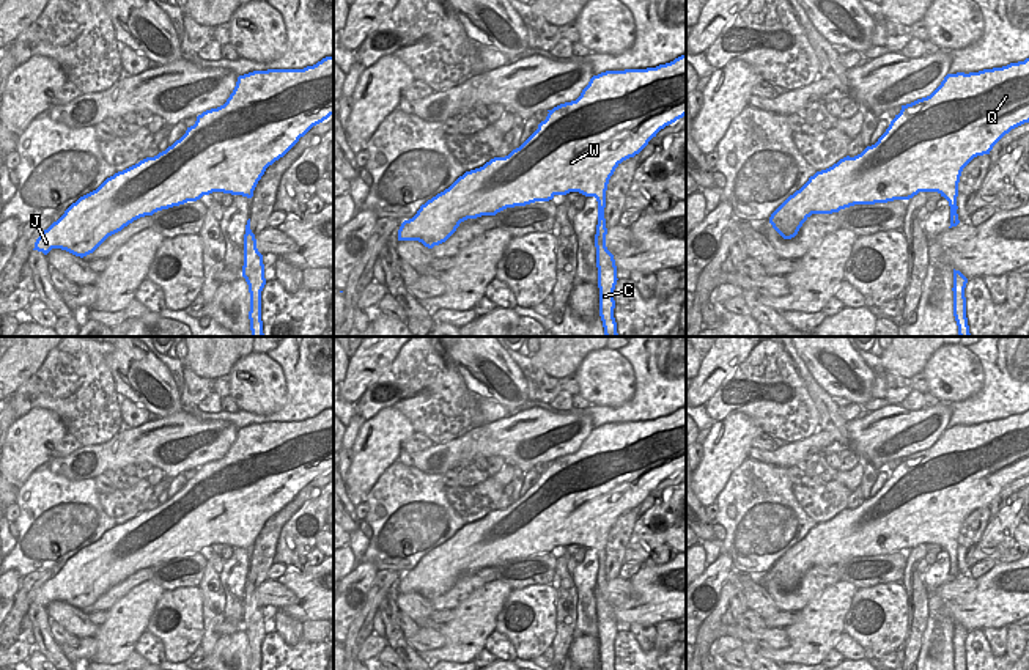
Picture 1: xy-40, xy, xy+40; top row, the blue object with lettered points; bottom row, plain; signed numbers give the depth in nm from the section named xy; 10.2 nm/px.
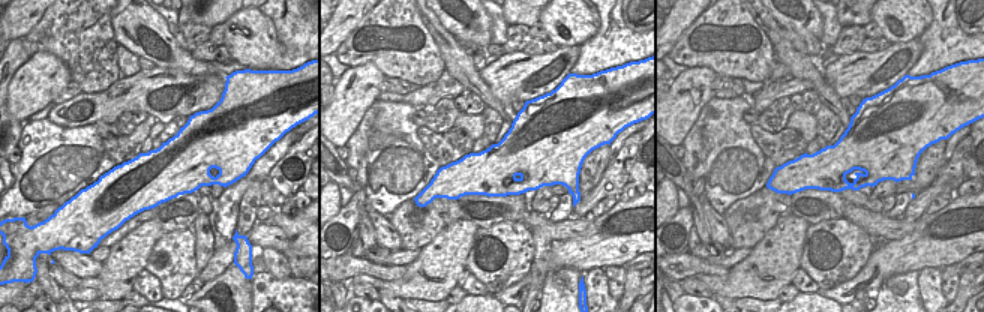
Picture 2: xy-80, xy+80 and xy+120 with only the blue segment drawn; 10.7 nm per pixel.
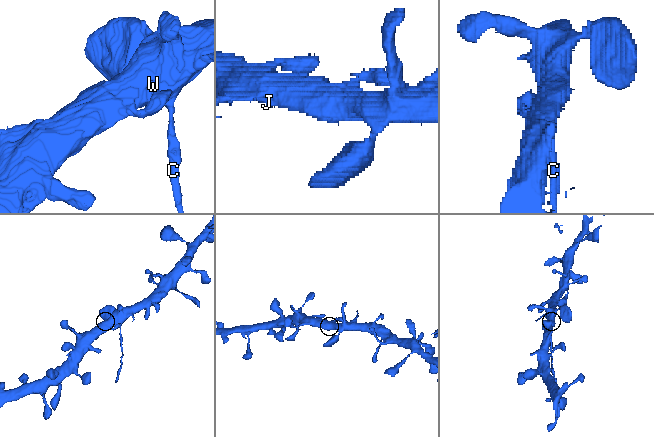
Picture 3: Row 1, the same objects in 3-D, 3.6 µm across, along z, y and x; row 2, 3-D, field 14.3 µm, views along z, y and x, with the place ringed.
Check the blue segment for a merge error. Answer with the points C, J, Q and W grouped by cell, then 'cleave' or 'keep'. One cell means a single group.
C / J Q W | cleave

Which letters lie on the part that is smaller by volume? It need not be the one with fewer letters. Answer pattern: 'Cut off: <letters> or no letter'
Cut off: C

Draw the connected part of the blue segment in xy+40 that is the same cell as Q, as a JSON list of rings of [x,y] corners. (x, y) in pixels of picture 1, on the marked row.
[[[1029,58],[979,72],[947,74],[930,96],[902,105],[875,145],[810,176],[771,214],[769,223],[784,239],[791,239],[812,214],[832,214],[854,204],[909,200],[919,192],[938,192],[950,206],[949,228],[957,226],[963,168],[974,157],[990,154],[1005,134],[1024,123],[1029,123]]]

